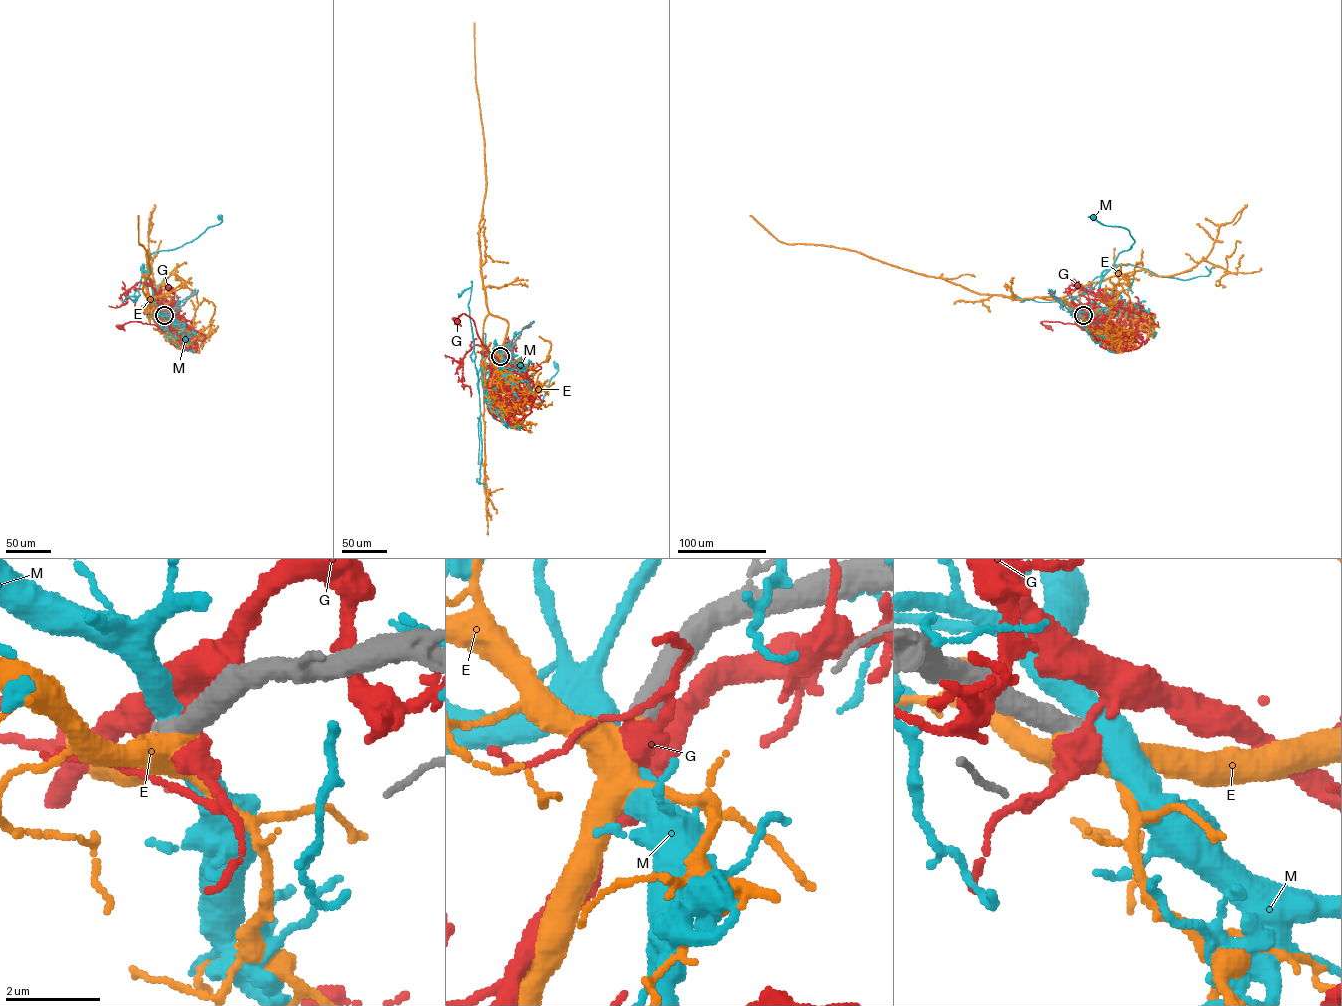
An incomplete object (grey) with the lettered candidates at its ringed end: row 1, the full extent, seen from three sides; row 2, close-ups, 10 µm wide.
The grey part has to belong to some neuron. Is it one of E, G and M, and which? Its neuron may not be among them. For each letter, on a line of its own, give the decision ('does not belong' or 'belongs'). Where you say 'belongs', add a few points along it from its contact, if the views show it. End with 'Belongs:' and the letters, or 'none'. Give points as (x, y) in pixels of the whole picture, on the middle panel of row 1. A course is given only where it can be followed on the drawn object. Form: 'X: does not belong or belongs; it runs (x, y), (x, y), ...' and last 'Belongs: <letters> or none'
E: belongs; it runs (500, 355), (508, 323), (489, 312), (480, 268), (479, 224), (486, 177), (475, 76), (474, 23)
G: does not belong
M: does not belong
Belongs: E

